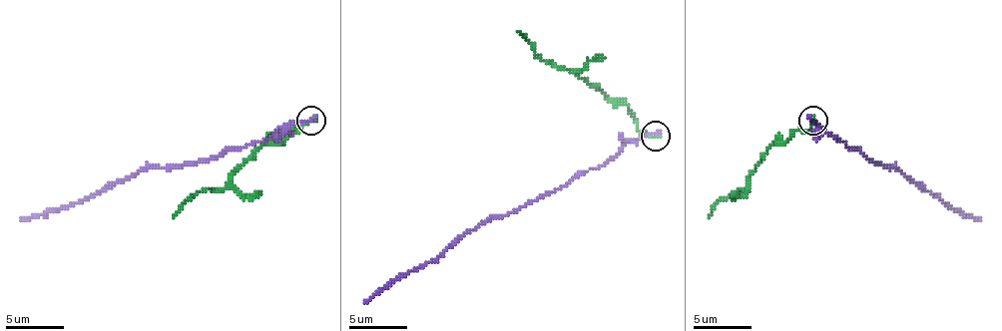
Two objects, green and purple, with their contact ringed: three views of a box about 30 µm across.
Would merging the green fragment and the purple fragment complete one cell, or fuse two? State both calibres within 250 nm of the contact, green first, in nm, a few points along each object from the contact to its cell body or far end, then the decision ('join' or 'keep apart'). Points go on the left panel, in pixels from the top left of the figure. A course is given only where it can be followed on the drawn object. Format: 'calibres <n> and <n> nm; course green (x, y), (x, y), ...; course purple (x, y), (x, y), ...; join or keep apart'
calibres 200 and 180 nm; course green (310, 121), (292, 130), (284, 142), (266, 142), (223, 188), (197, 191), (173, 217); course purple (310, 121), (284, 124), (269, 139), (229, 148), (208, 162), (147, 167), (79, 202), (21, 220); keep apart

